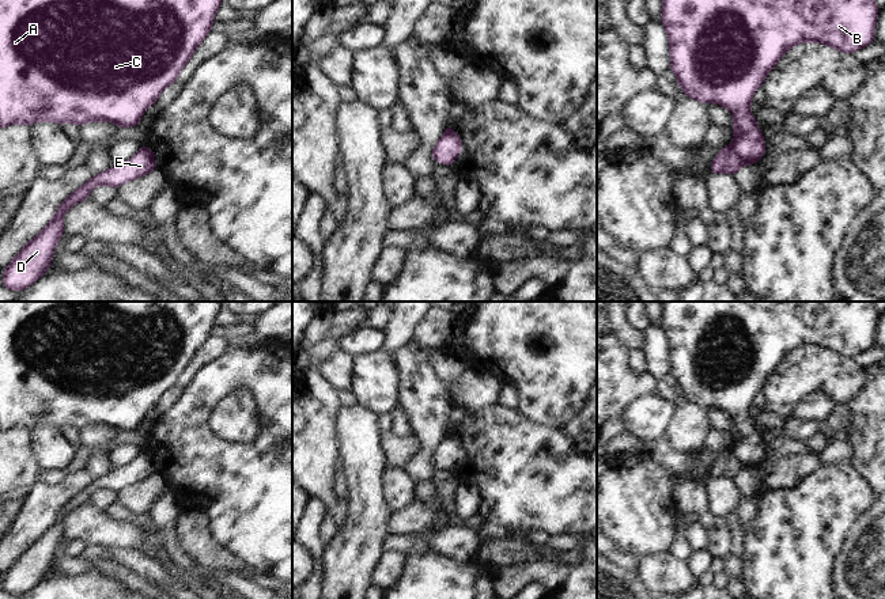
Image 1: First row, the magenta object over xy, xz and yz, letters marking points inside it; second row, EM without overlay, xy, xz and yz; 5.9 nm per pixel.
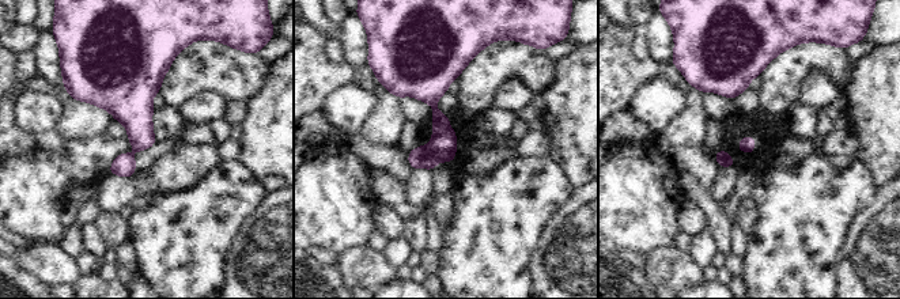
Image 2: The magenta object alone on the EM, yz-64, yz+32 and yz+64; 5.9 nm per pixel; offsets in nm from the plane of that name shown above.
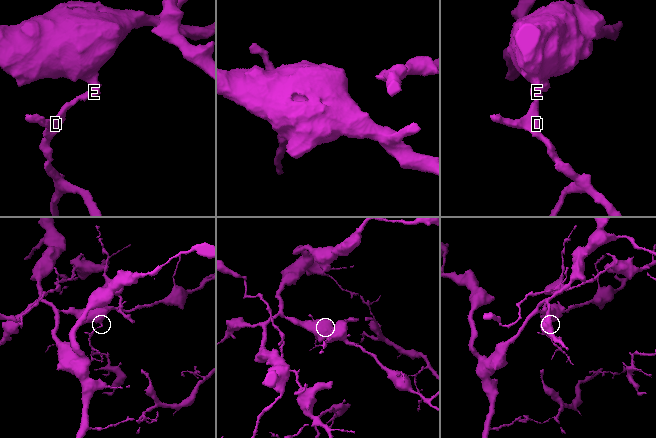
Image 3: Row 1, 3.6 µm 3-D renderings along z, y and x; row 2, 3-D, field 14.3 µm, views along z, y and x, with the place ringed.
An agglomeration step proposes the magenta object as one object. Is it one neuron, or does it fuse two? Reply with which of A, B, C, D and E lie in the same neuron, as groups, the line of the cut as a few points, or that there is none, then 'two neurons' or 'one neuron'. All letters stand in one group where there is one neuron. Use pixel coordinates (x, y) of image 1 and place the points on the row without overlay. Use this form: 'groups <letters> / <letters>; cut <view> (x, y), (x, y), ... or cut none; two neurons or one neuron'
groups A B C / D E; cut yz (729, 450), (744, 467); two neurons

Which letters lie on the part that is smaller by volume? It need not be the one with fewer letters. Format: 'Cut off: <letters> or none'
Cut off: D, E

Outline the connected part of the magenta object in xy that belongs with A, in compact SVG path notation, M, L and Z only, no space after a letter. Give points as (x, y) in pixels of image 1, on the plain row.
M0 302L0 432L11 428L23 428L30 431L37 425L52 425L58 429L63 426L76 428L77 431L90 425L110 425L118 432L141 431L140 422L147 412L155 409L164 391L173 388L181 374L193 360L196 352L209 338L213 329L213 321L222 308L222 302Z

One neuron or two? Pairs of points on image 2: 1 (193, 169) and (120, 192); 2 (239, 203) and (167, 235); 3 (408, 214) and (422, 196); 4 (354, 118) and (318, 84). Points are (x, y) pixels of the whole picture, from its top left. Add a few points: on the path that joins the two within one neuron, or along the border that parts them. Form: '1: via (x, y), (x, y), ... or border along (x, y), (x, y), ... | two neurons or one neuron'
1: via (176, 170), (151, 186), (137, 186) | one neuron
2: via (222, 203), (195, 229), (185, 233) | one neuron
3: border along (404, 186), (407, 199), (413, 205), (424, 208) | two neurons
4: border along (352, 80), (337, 87), (328, 97), (321, 112) | two neurons

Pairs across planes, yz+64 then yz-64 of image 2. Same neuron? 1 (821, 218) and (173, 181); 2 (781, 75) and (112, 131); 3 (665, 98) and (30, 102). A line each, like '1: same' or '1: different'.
1: different
2: different
3: same

